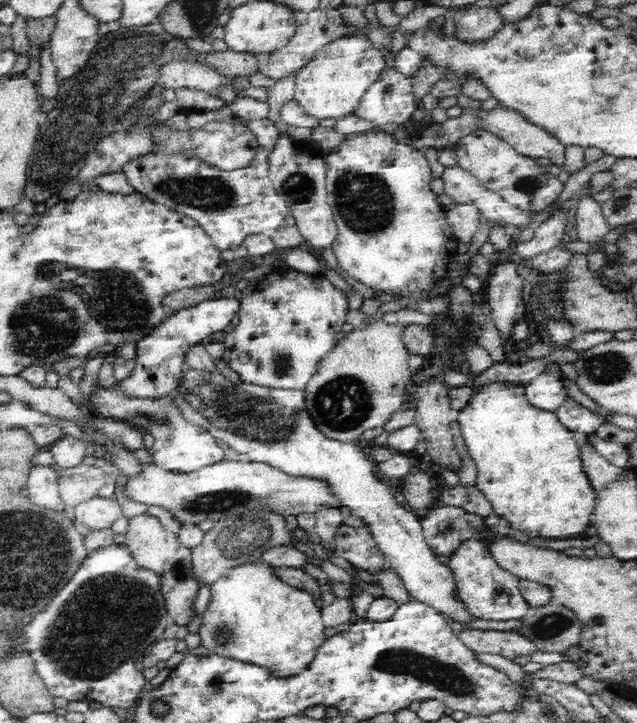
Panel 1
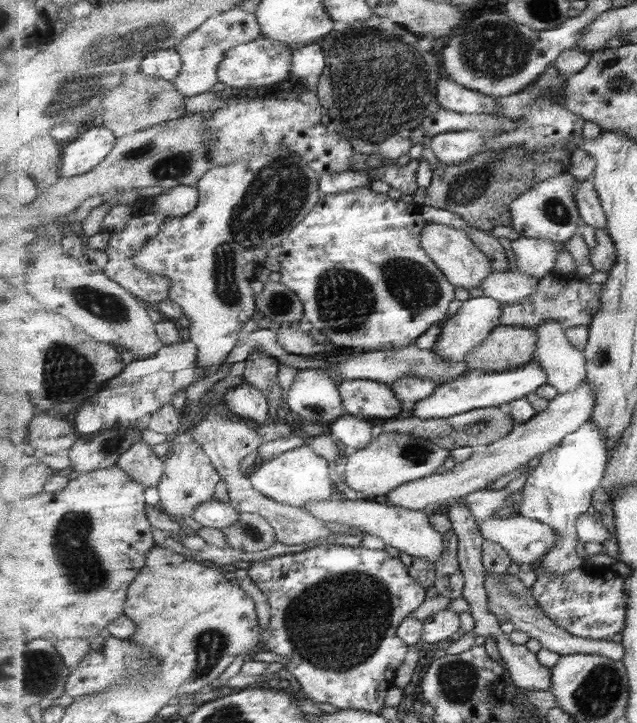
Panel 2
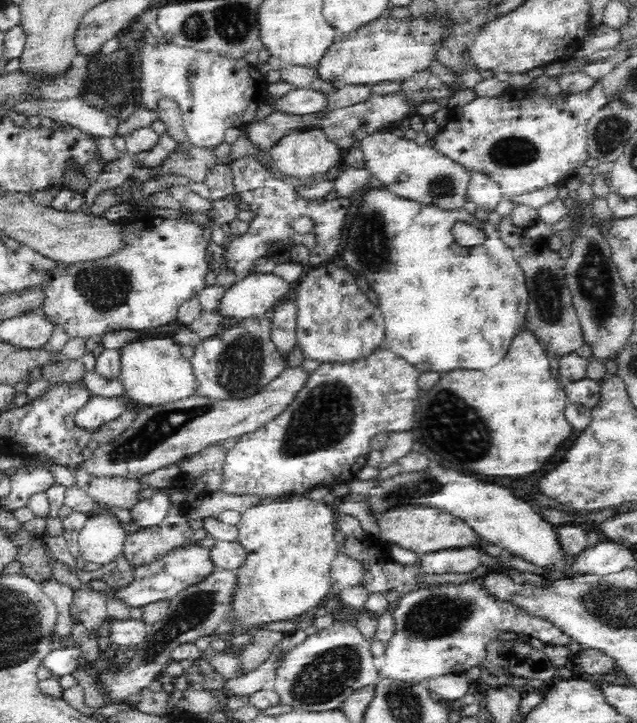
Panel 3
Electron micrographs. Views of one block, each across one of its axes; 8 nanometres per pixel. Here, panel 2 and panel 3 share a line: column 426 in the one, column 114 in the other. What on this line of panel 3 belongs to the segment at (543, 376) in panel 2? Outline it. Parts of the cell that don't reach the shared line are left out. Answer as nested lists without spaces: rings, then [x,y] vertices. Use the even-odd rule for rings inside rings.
[[[91,397],[88,404],[75,414],[74,424],[82,430],[94,432],[100,426],[118,418],[126,409],[123,397],[115,399]]]

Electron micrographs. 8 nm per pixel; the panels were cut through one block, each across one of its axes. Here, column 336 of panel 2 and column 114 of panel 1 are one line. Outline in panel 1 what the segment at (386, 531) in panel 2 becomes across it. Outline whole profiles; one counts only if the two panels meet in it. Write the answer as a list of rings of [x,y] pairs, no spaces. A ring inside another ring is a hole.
[[[96,497],[75,507],[76,522],[91,530],[110,528],[123,516],[121,505],[114,498]]]

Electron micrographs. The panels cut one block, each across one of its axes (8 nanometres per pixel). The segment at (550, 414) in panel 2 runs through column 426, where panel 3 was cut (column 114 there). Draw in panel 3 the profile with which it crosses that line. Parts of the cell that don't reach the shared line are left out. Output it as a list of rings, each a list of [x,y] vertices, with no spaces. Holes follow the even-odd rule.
[[[81,467],[74,470],[73,474],[76,478],[76,485],[82,488],[96,504],[132,511],[141,500],[139,493],[143,485],[136,480],[130,481],[119,477],[98,479]]]

